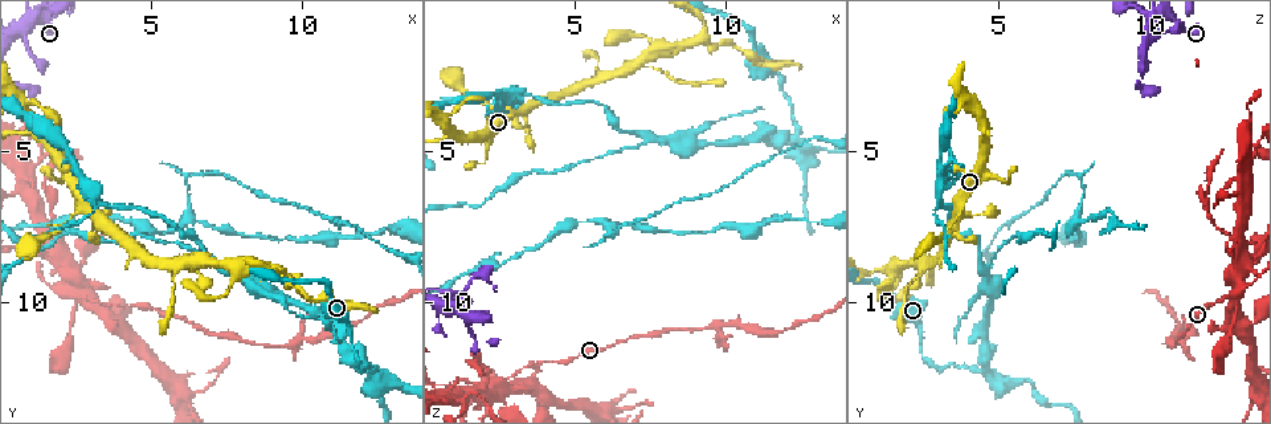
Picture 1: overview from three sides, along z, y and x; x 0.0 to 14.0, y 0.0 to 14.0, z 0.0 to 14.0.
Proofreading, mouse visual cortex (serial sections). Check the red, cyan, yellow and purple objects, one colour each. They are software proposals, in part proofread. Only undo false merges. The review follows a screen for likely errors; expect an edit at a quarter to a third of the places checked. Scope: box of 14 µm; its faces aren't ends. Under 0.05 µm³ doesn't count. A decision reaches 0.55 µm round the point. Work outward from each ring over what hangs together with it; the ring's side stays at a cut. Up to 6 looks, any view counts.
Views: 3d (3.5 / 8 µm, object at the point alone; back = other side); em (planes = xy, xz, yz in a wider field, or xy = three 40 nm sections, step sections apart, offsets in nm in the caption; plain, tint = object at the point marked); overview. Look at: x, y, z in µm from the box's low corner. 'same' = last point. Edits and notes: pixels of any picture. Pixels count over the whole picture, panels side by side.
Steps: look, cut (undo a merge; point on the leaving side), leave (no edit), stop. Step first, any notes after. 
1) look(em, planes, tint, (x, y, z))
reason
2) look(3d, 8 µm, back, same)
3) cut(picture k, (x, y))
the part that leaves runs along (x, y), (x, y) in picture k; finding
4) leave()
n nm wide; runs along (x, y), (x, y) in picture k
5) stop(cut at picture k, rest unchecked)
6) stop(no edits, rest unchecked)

look(3d, 3.5 µm, (11.8, 12.1, 3.0))
abrupt turn

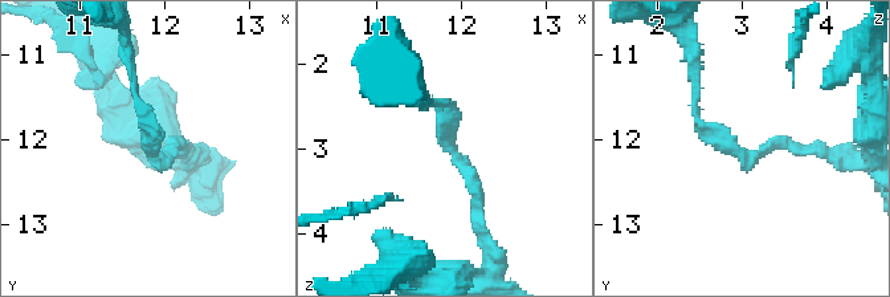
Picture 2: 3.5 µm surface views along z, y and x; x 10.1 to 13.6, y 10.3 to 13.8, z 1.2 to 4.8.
look(em, xy, step 3, tint, (11.85, 12.25, 3.00))
arms of 100, 150 nm; shape alone is not enough

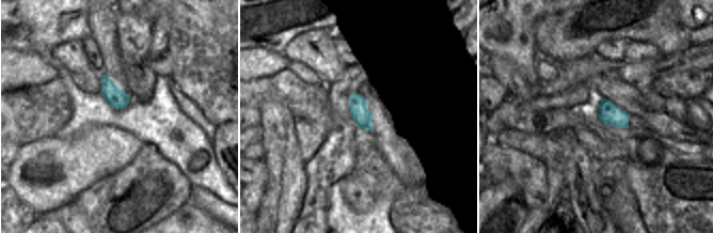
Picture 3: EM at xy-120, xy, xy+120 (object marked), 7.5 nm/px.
leave()
runs along (431, 102), (480, 222) in picture 2; all the same cell

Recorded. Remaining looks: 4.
look(3d, 3.5 µm, (4.5, 10.1, 12.0))
calibre changes

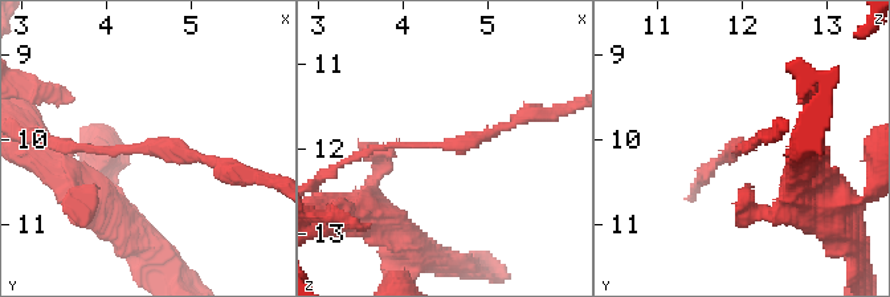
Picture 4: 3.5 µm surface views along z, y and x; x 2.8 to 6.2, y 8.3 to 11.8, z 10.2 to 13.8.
leave()
arms of 100, 150 nm; runs along (517, 119), (460, 146), (379, 146), (350, 159) in picture 4; continuous, no second cell

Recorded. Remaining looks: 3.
look(3d, 3.5 µm, (2.5, 9.7, 12.8))
calibre changes

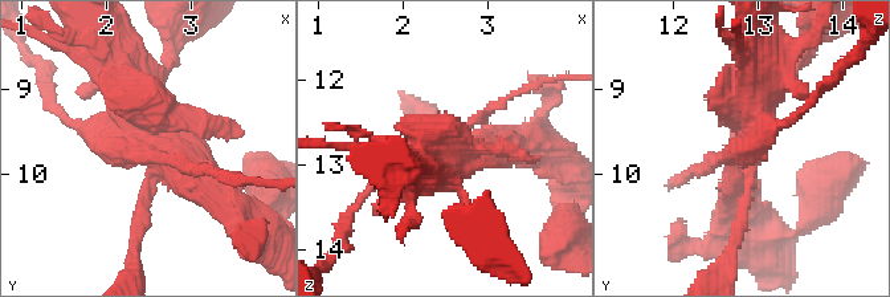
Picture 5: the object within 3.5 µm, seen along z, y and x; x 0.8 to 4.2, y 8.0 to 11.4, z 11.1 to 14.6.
look(em, xy, step 3, tint, (2.55, 9.75, 12.80))
shape alone is not enough

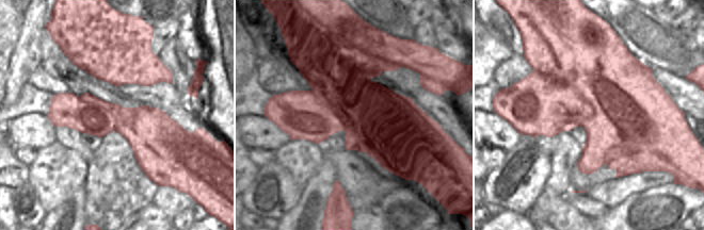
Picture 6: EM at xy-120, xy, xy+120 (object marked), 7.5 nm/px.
cut(picture 5, (492, 155))
border along (533, 70), (590, 104), (582, 126) in picture 6; a second cell is stuck on

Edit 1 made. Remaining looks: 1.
stop(cut at picture 5, rest unchecked)

